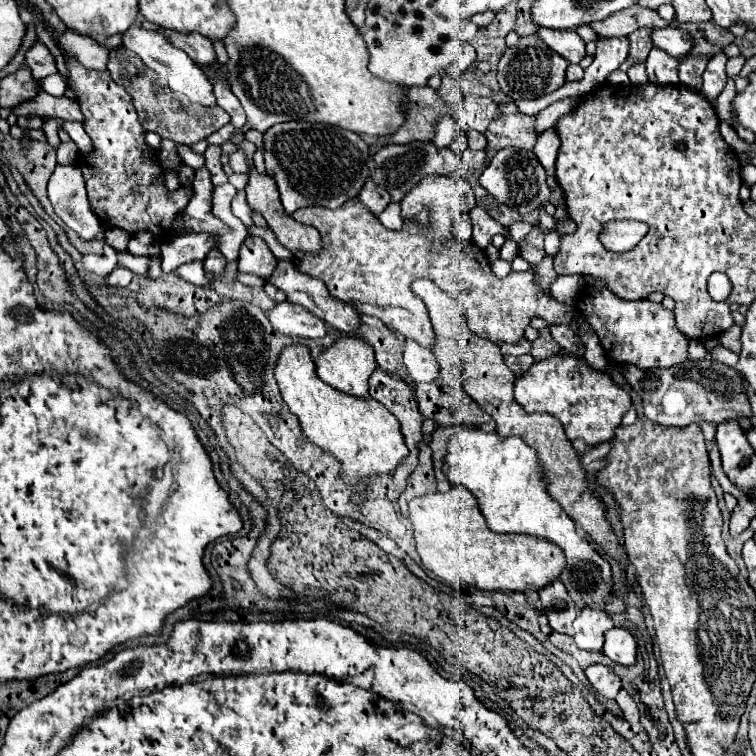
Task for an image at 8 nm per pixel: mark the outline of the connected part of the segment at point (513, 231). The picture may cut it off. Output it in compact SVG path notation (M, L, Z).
M514 222L514 224L508 226L508 236L510 236L512 240L520 242L520 240L530 232L530 230L532 230L530 224L526 224L526 222Z

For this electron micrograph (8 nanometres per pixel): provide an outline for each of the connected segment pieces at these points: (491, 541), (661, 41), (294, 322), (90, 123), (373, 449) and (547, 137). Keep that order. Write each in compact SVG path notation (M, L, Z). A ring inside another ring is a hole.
M462 486L448 492L434 492L410 500L410 520L414 526L416 552L424 568L432 570L448 584L470 584L480 590L528 592L540 590L556 580L566 564L564 550L550 540L528 534L494 534L486 528L486 520L476 498Z
M682 28L654 30L652 42L654 42L654 46L666 50L668 54L672 54L676 58L684 58L692 50L692 40L690 40L688 32L684 32Z
M282 302L276 304L270 312L268 318L272 326L288 336L298 336L298 338L324 338L326 336L326 324L312 316L306 308L300 308L298 304L292 302Z
M62 52L62 56L64 56L66 68L68 68L68 84L76 92L76 102L80 104L80 110L84 114L84 130L90 136L92 146L94 146L94 150L88 156L84 156L84 160L80 160L80 170L84 174L84 182L86 182L86 194L88 194L94 214L102 220L104 226L120 228L128 234L146 230L146 232L152 232L158 240L170 238L174 234L176 216L184 212L184 208L188 206L188 202L192 198L192 188L180 186L174 192L166 190L164 168L160 166L158 152L146 144L144 128L138 122L138 114L136 114L136 108L132 108L132 98L128 96L128 92L120 84L112 82L108 72L86 70L84 66L78 64L78 60L74 56L70 56L66 52Z
M292 344L284 348L278 356L274 378L290 412L298 416L304 434L310 438L310 442L340 460L342 476L350 484L360 478L390 474L408 456L408 448L404 444L404 436L400 432L400 422L396 420L396 416L372 398L348 396L324 384L316 376L316 366L306 346Z
M552 128L546 130L542 136L538 136L536 146L534 146L534 156L544 166L546 174L550 178L554 176L554 162L556 162L558 148L560 148L560 138L558 138L558 134Z

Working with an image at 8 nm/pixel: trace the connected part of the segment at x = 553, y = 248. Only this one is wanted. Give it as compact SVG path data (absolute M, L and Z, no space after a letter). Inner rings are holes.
M542 227L541 233L544 235L544 252L555 256L560 246L560 234L556 231L549 232L545 227Z

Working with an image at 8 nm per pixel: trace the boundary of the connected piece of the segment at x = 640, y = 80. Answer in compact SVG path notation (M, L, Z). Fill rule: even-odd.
M632 64L630 68L628 68L628 78L630 78L630 82L634 84L634 86L642 86L642 84L646 84L648 82L648 76L646 76L646 64Z

